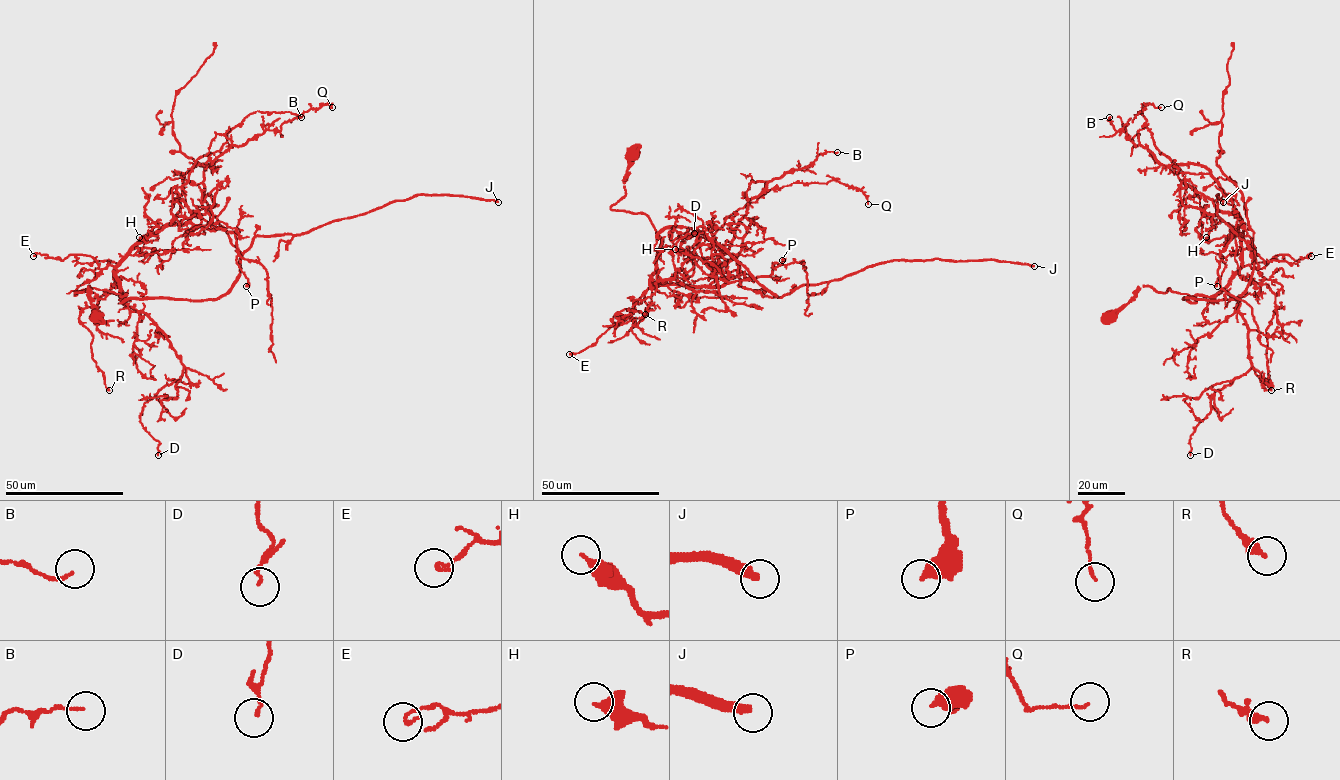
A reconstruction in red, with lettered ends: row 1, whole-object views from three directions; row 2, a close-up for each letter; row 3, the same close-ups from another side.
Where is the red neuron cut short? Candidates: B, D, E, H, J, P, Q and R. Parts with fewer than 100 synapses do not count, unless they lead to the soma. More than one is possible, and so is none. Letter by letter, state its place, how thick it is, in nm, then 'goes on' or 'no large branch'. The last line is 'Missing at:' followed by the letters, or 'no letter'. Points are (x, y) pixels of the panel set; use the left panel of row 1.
B: at (301, 117); 100 nm thick; no large branch
D: at (158, 455); 100 nm thick; no large branch
E: at (33, 256); 120 nm thick; no large branch
H: at (139, 237); 360 nm thick; no large branch
J: at (498, 202); 360 nm thick; goes on
P: at (246, 286); 480 nm thick; no large branch
Q: at (332, 107); 90 nm thick; no large branch
R: at (109, 390); 320 nm thick; no large branch
Missing at: J

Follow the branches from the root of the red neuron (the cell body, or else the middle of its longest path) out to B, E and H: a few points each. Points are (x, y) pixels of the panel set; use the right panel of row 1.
B: (1112, 316), (1143, 286), (1216, 296), (1240, 266), (1243, 221), (1207, 169), (1161, 165), (1109, 117)
E: (1112, 316), (1143, 286), (1215, 296), (1243, 266), (1261, 269), (1278, 255), (1296, 261), (1311, 256)
H: (1112, 316), (1143, 286), (1216, 296), (1240, 266), (1241, 236), (1231, 233), (1209, 242), (1206, 237)

